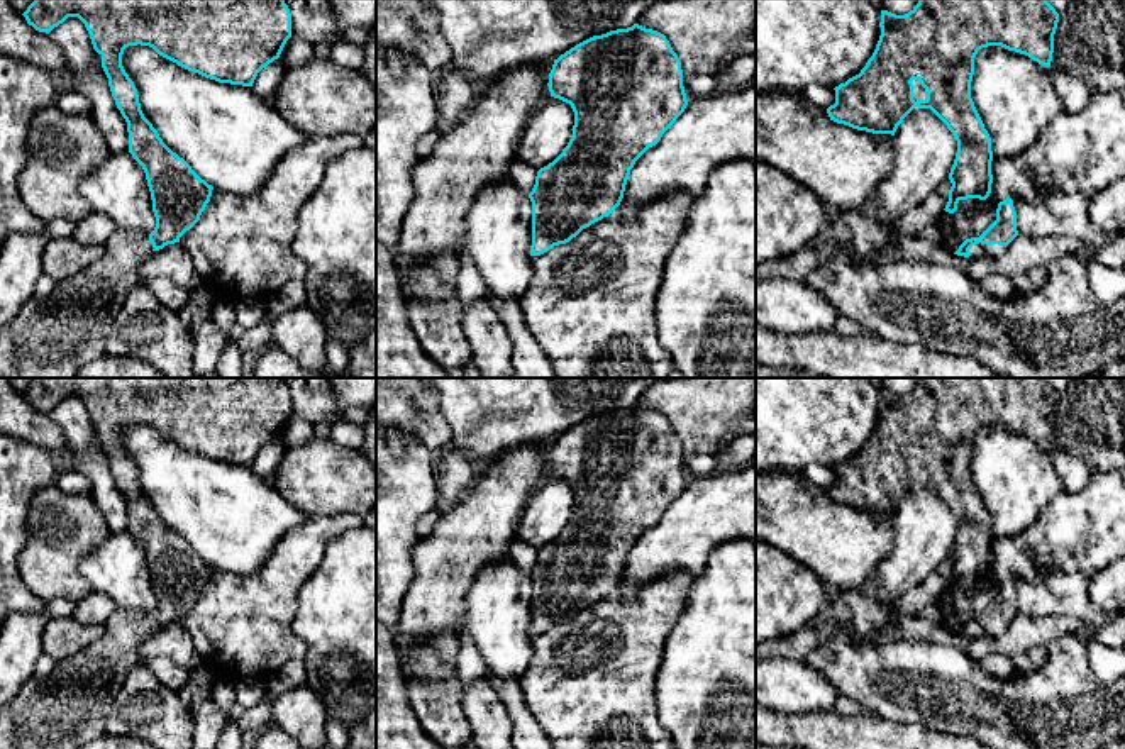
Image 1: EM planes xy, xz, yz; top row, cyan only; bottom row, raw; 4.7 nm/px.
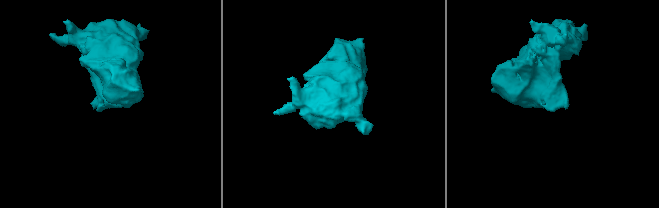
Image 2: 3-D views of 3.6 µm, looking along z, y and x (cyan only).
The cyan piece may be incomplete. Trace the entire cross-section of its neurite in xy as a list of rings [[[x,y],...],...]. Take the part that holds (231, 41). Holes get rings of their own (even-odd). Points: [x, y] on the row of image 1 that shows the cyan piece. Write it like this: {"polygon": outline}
{"polygon": [[[34,0],[22,15],[29,25],[46,34],[68,17],[78,17],[85,24],[93,49],[102,56],[102,68],[108,78],[115,105],[127,122],[129,153],[146,173],[156,217],[156,227],[149,236],[139,230],[115,229],[103,244],[105,252],[100,259],[78,275],[58,281],[47,297],[32,297],[8,324],[17,349],[20,378],[75,378],[83,364],[105,354],[105,341],[115,325],[125,297],[141,280],[141,264],[154,251],[180,242],[180,237],[200,220],[213,190],[183,158],[163,142],[158,130],[144,117],[137,88],[122,66],[124,49],[137,44],[149,46],[159,56],[205,78],[219,83],[252,86],[258,73],[280,58],[286,41],[291,37],[291,14],[285,0]]]}

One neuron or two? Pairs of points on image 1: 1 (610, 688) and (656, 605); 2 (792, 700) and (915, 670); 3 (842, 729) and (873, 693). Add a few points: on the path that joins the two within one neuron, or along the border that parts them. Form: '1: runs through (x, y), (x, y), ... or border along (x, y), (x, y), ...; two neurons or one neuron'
1: runs through (627, 675), (629, 632), (634, 627); one neuron
2: border along (807, 663), (839, 693); two neurons
3: border along (866, 709), (903, 724); two neurons

